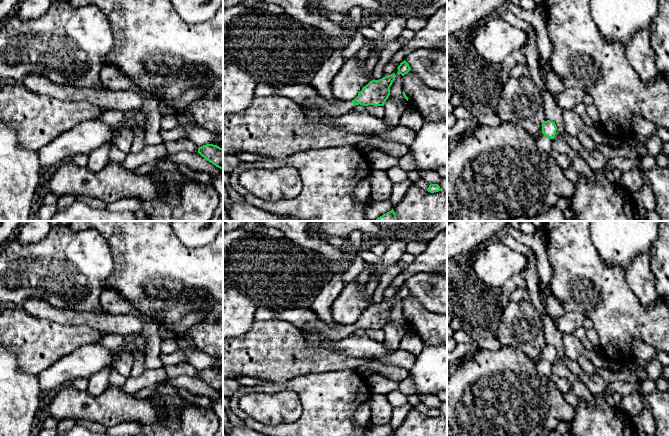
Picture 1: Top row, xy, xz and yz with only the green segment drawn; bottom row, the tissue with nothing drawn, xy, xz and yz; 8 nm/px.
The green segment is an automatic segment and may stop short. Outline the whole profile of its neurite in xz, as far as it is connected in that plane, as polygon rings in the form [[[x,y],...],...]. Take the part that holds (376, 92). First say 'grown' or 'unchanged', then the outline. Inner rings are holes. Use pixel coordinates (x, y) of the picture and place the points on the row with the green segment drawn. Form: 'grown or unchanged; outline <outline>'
grown; outline [[[395,73],[385,76],[379,80],[372,80],[362,88],[358,96],[352,101],[336,100],[329,101],[321,96],[311,85],[296,84],[273,87],[275,95],[285,96],[298,105],[312,102],[317,108],[331,116],[340,116],[349,113],[355,105],[384,106],[390,95],[390,87],[395,80]]]

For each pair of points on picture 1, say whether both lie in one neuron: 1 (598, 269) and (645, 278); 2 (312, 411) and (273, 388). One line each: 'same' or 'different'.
1: different
2: same

